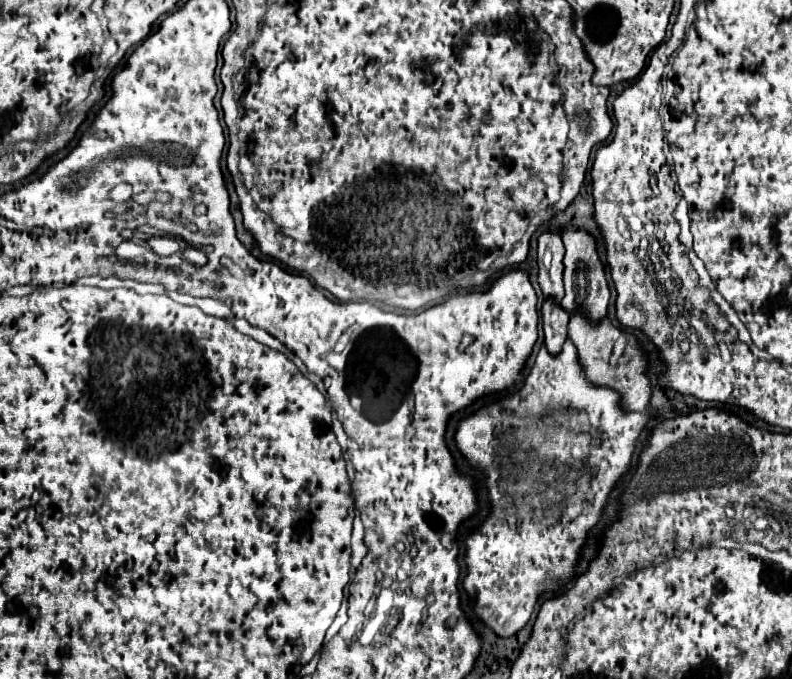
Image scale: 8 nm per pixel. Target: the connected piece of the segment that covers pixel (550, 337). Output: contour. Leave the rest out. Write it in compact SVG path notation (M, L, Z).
M551 299L543 303L541 315L543 315L545 347L549 349L549 353L559 353L561 351L561 345L567 339L569 315L561 309L561 305L555 305Z

